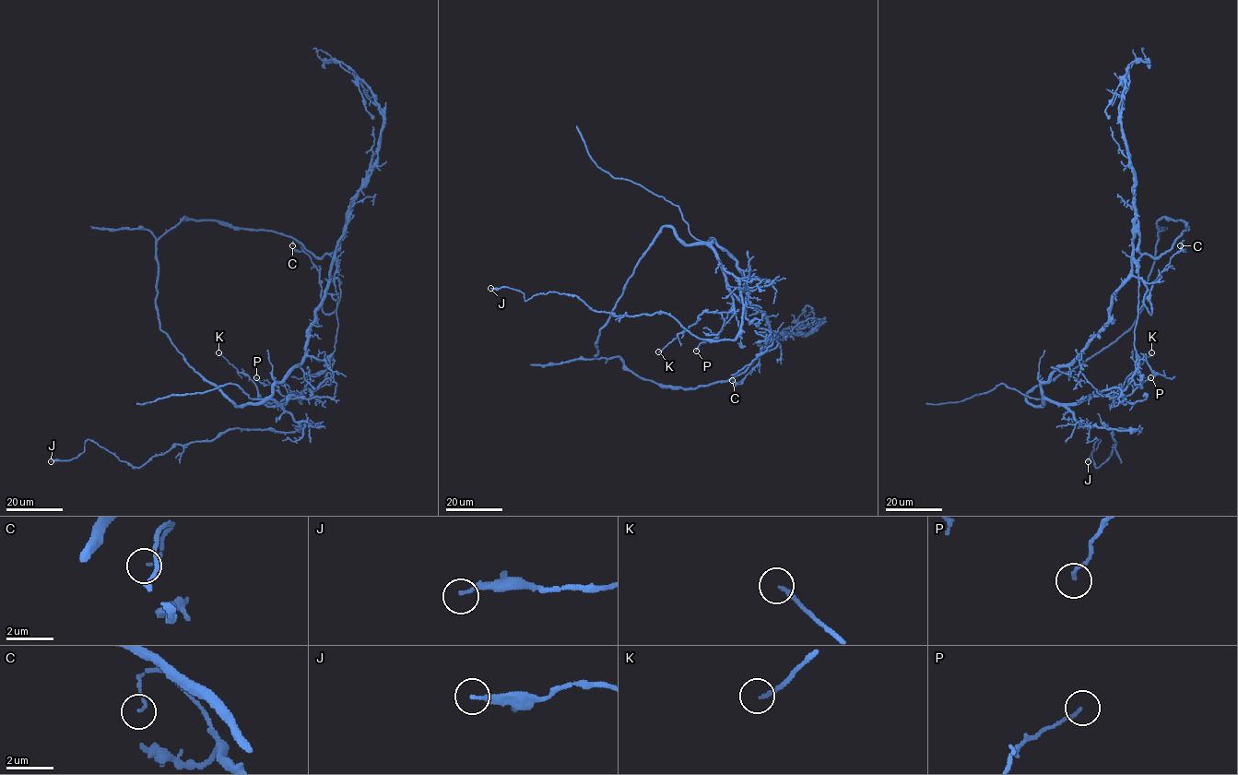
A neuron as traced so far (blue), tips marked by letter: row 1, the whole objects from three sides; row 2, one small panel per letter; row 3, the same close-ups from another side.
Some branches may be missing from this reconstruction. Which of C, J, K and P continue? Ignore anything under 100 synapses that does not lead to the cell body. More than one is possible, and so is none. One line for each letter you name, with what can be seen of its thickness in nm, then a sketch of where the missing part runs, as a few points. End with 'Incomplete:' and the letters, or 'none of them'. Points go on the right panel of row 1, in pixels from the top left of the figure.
Incomplete: none of them

